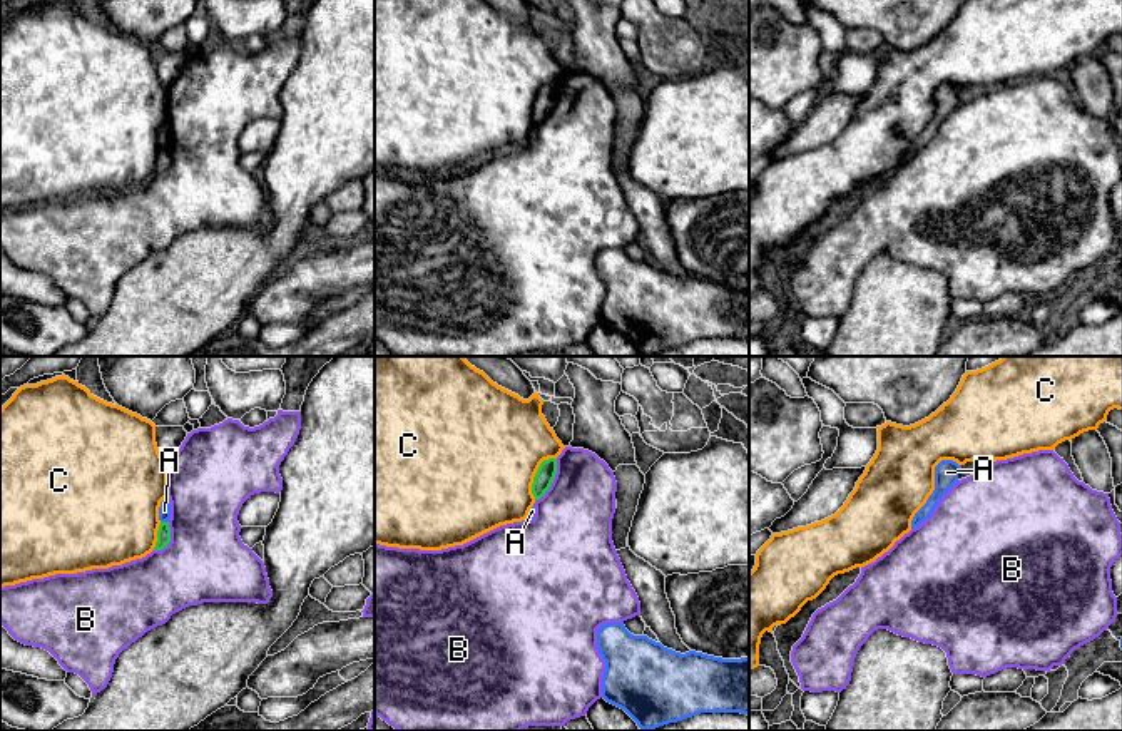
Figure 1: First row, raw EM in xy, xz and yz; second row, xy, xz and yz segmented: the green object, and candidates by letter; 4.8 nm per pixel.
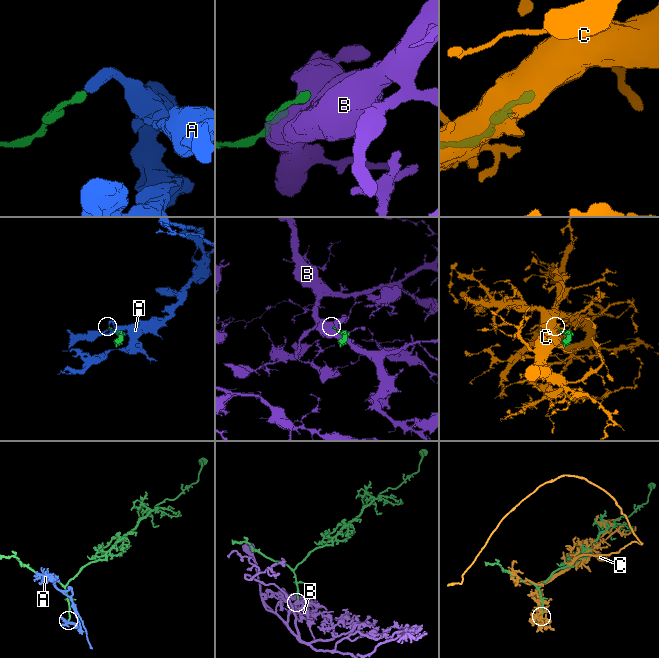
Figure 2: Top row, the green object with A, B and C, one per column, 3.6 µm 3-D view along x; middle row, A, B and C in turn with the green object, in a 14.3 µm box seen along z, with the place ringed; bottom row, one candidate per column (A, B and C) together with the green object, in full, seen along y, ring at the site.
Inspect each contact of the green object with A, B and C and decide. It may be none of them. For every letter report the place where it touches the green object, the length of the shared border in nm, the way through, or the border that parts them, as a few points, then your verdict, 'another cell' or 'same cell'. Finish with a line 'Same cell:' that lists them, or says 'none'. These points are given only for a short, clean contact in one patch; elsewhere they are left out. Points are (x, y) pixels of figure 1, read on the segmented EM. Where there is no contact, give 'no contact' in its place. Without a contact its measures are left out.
A: contact xy (164, 522); length 40 nm; border xy (161, 521), (168, 522); another cell
B: contact xz (552, 480); length 240 nm; another cell
C: contact xz (535, 474); length 240 nm; another cell
Same cell: none

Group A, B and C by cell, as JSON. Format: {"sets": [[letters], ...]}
{"sets": [["A"], ["B"], ["C"]]}

